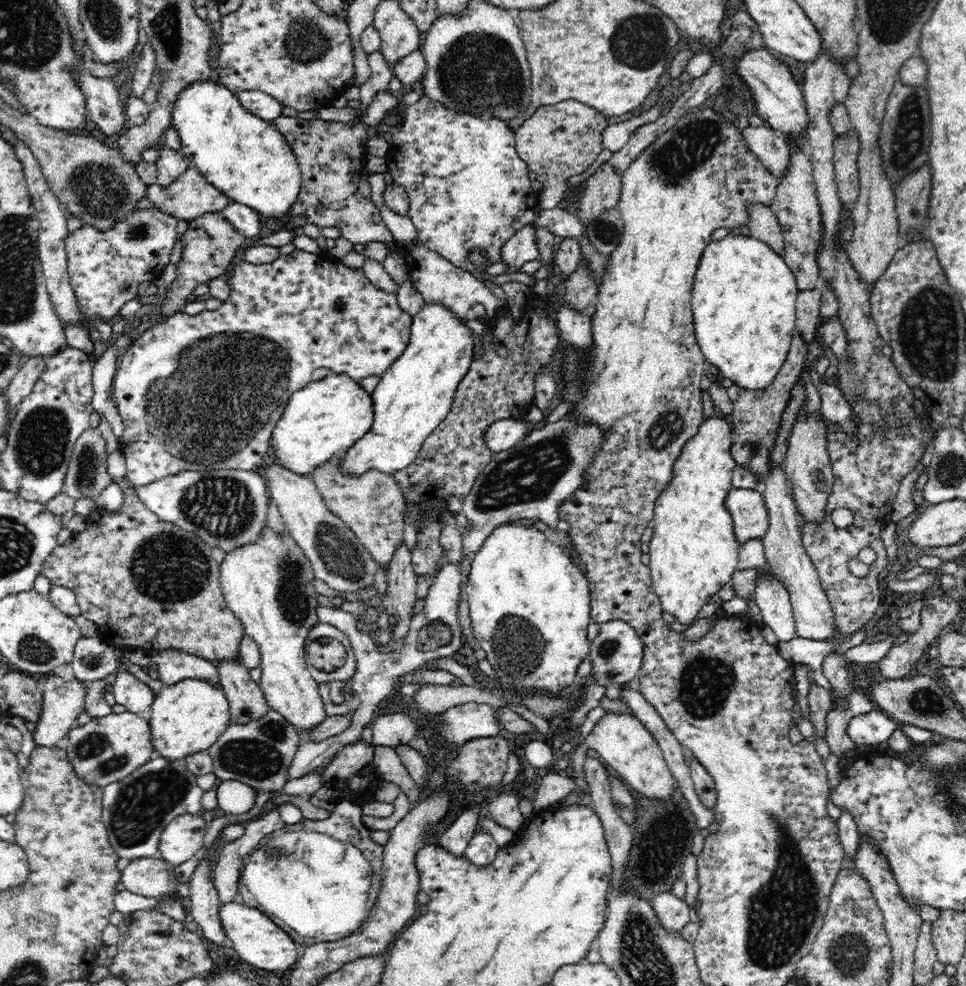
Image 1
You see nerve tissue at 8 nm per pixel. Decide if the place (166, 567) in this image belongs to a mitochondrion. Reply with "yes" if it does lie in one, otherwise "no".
yes

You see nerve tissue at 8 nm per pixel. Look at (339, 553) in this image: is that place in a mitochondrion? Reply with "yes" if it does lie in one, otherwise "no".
yes

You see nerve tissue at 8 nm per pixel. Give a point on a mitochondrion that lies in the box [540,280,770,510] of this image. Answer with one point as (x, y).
(669, 425)

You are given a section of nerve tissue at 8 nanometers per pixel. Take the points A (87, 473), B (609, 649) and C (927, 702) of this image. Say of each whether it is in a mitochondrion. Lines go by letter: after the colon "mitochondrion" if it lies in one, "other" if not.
A: mitochondrion
B: mitochondrion
C: mitochondrion

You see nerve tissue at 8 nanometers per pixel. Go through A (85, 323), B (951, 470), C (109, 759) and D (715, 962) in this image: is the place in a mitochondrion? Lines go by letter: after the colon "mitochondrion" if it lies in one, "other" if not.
A: other
B: mitochondrion
C: mitochondrion
D: other

